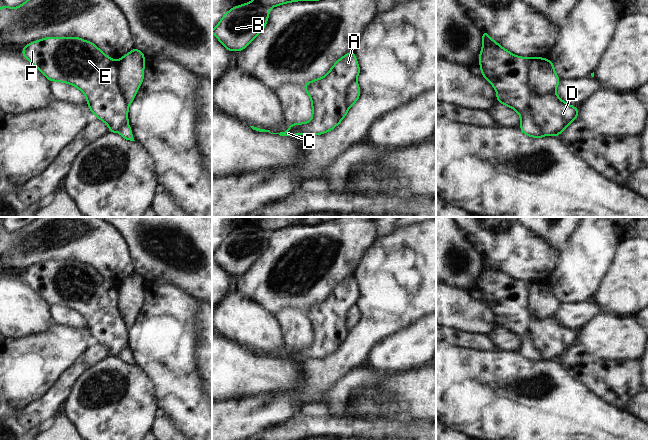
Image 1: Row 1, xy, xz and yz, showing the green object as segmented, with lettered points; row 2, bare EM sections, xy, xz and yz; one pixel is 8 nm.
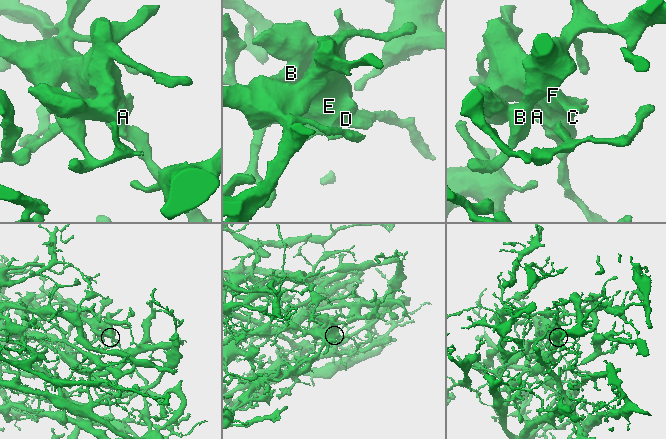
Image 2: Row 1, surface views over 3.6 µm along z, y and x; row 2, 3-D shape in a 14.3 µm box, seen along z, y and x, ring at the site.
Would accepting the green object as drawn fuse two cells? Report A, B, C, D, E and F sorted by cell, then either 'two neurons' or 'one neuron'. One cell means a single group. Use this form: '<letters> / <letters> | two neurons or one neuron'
A C D E F / B | two neurons

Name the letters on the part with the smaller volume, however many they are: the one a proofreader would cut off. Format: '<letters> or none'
A, C, D, E, F

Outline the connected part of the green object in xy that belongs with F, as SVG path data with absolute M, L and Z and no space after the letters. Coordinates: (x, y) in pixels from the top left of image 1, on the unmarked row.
M47 261L23 271L22 278L50 306L69 307L82 315L90 336L109 350L109 356L118 356L128 346L128 329L118 310L118 285L106 280L91 265L78 261Z

